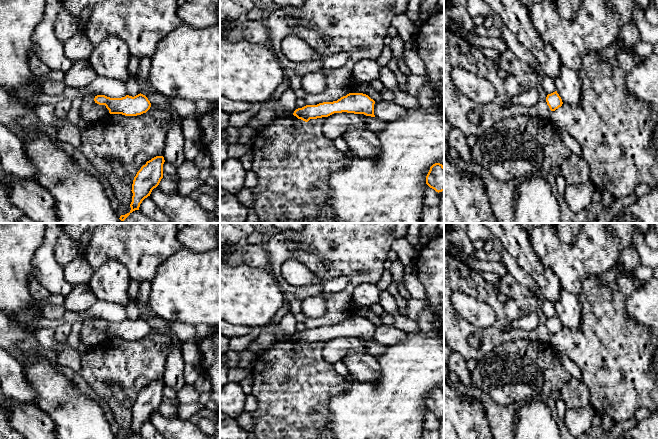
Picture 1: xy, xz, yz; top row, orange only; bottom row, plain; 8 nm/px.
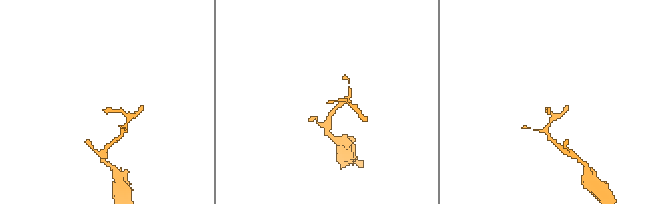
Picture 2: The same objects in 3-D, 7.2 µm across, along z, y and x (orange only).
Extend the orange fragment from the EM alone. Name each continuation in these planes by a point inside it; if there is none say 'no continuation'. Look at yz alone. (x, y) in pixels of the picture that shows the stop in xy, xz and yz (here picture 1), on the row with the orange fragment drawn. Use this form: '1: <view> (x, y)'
no continuation

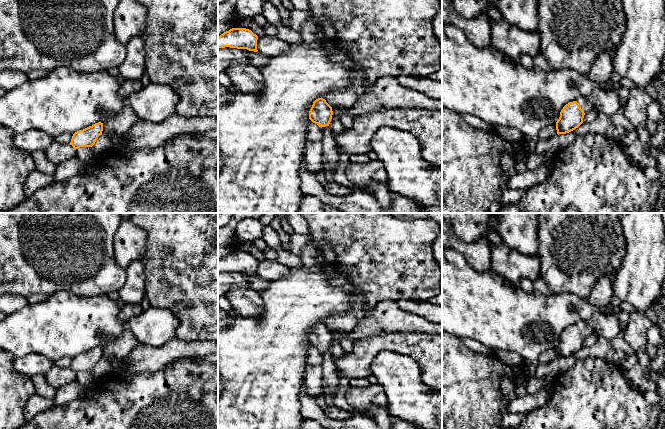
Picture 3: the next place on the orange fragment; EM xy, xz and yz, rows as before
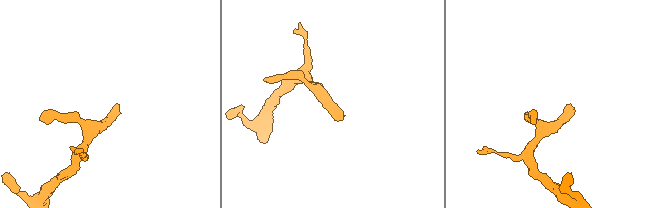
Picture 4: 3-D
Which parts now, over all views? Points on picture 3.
1: yz (602, 101)

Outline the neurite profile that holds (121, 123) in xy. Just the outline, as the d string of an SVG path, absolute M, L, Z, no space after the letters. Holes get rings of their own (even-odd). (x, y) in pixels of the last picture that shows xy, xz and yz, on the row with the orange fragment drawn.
M125 104L118 114L103 124L102 134L109 138L112 136L124 137L137 121L138 117L133 109Z

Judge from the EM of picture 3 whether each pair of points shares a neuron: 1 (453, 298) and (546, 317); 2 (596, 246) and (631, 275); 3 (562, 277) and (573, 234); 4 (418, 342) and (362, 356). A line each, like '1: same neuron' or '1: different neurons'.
1: same neuron
2: different neurons
3: same neuron
4: same neuron

